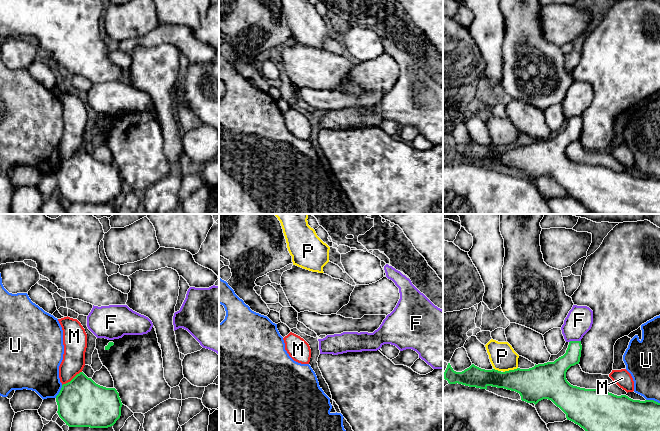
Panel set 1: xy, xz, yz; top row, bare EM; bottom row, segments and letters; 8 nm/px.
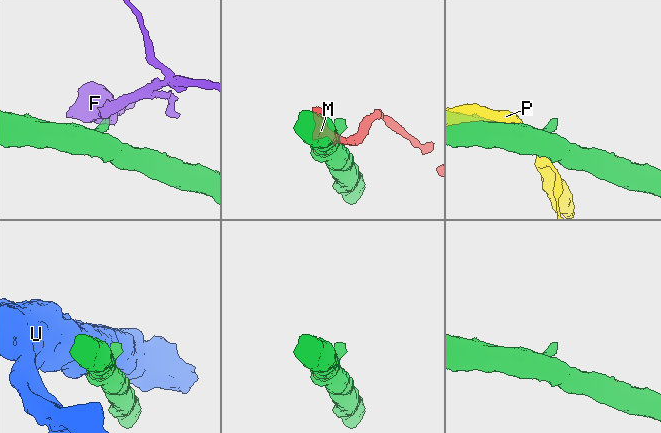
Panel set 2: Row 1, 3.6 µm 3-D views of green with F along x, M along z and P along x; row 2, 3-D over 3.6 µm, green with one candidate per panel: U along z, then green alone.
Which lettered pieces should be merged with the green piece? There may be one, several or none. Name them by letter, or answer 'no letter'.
no letter

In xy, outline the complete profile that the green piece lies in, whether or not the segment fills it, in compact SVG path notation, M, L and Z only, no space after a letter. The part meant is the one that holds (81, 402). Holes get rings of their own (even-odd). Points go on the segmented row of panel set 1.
M83 372L62 385L56 402L57 413L66 425L90 428L113 426L123 405L115 388L100 386Z

